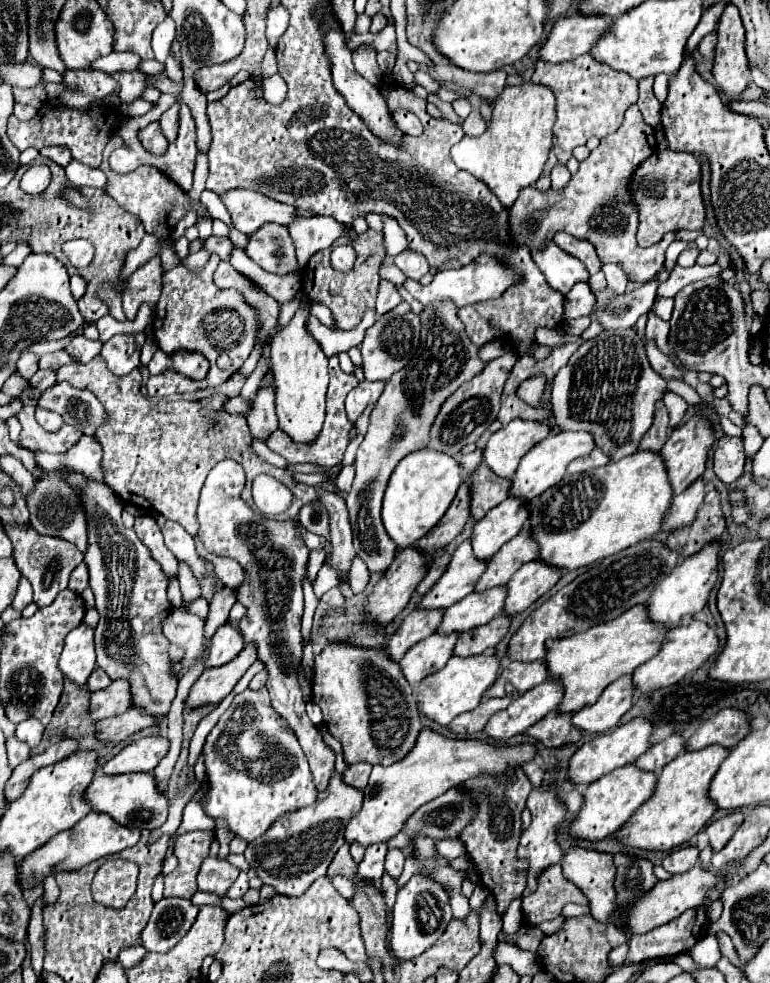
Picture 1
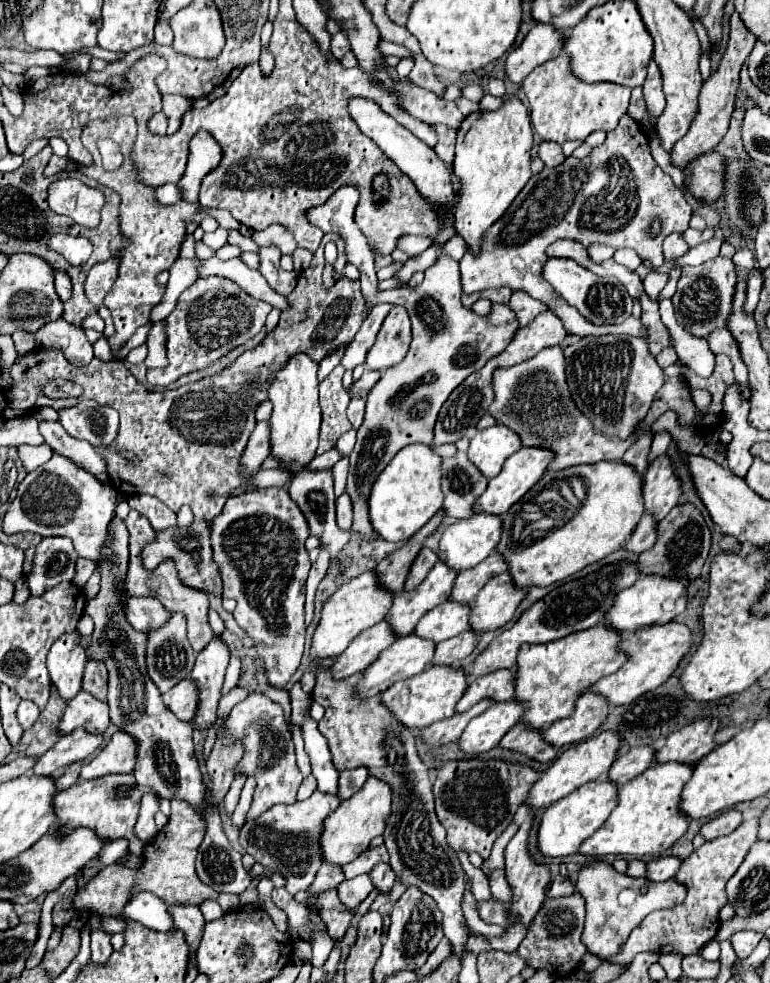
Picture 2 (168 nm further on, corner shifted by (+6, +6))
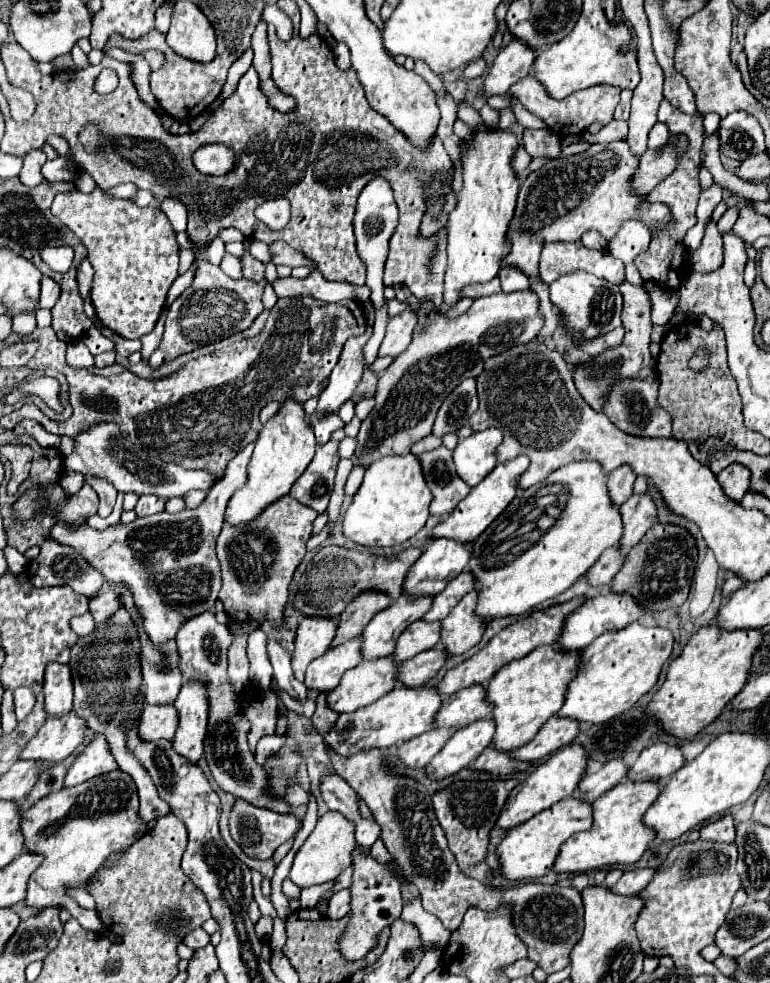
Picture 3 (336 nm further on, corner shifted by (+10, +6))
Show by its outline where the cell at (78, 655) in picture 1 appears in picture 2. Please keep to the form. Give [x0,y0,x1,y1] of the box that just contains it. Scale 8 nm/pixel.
[47,631,87,701]

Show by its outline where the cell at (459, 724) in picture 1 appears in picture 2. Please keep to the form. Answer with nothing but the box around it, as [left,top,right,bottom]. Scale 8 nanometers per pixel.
[423,699,493,745]

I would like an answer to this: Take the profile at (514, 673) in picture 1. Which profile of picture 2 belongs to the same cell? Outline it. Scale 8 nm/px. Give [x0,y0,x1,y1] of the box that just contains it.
[457,669,513,711]

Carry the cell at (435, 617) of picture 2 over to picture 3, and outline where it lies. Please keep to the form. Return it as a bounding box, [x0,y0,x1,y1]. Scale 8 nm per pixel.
[393,621,441,661]

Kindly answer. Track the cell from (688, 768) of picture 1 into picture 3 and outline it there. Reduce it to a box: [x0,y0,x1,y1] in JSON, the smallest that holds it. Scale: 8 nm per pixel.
[553,781,661,873]

